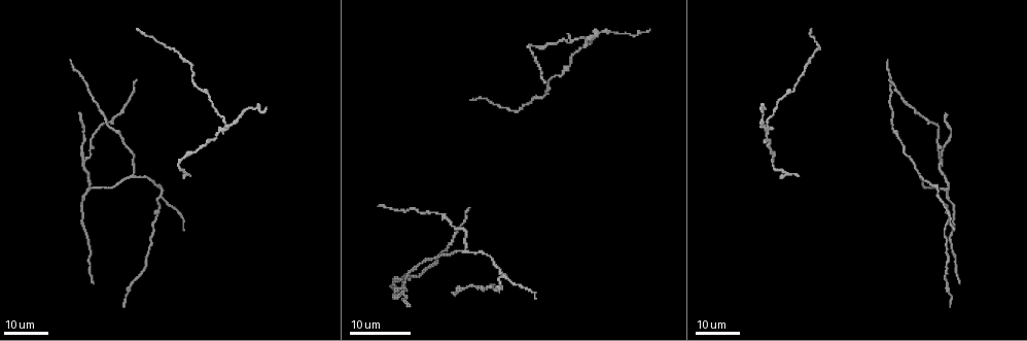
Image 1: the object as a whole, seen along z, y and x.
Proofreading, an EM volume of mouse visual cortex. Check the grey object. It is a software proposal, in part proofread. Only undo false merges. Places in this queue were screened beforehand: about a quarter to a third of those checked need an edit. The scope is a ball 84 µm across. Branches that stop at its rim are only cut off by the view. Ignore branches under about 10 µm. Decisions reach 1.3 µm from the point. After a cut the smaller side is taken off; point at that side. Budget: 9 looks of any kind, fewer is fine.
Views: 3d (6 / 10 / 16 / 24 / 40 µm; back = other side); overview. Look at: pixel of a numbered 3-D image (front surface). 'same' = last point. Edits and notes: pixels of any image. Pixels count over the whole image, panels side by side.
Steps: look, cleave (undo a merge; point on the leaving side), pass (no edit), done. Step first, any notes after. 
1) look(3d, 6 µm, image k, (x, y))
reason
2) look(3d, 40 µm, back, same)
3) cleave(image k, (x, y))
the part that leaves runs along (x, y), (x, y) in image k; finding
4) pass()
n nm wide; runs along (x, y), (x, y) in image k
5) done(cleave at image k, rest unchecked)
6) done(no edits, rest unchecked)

look(3d, 16 µm, image 1, (228, 130))
a fork

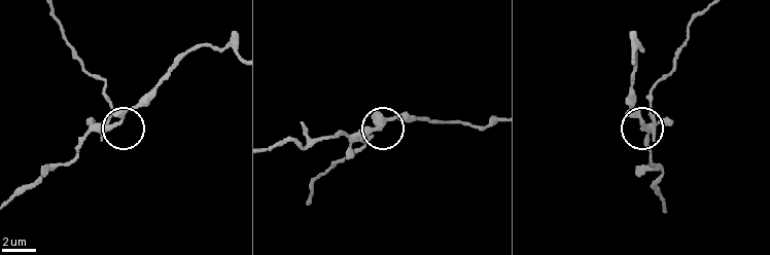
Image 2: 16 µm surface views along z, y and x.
look(3d, 10 µm, image 2, (372, 128))

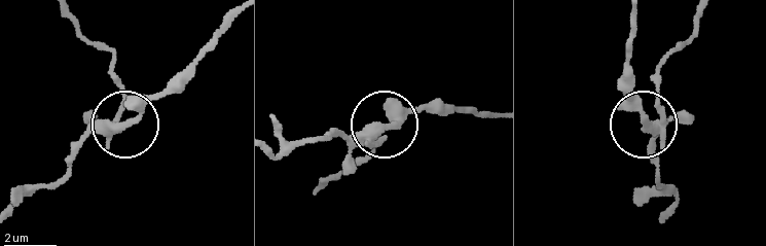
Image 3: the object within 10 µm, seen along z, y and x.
cleave(image 3, (137, 109))
280 nm wide; the part that leaves runs along (656, 125), (656, 175), (673, 197), (668, 210) in image 3; a second neuron is stuck on

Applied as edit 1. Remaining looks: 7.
look(3d, 24 µm, image 1, (948, 190))
branch point

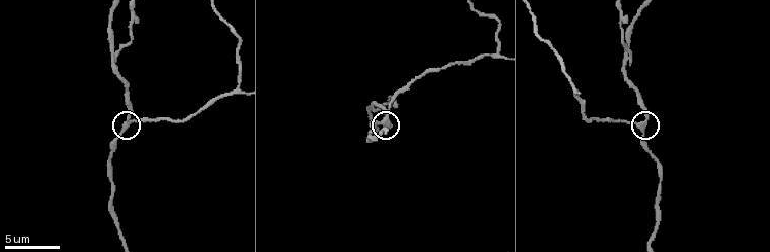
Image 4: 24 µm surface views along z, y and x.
look(3d, 6 µm, image 4, (385, 122))

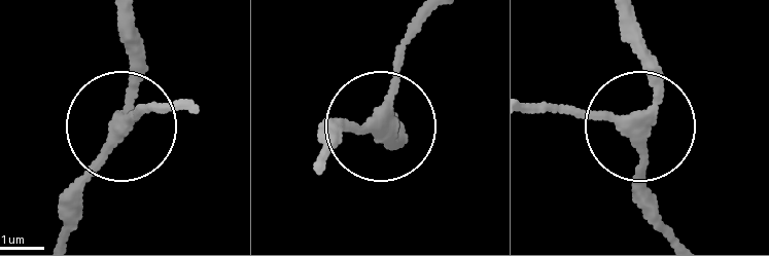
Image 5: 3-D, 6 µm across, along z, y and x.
pass()
280 nm wide; runs along (129, 21), (129, 99), (114, 143), (66, 206) in image 5; continuous, no second neuron

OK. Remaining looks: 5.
look(3d, 16 µm, image 1, (939, 194))
three arms meet

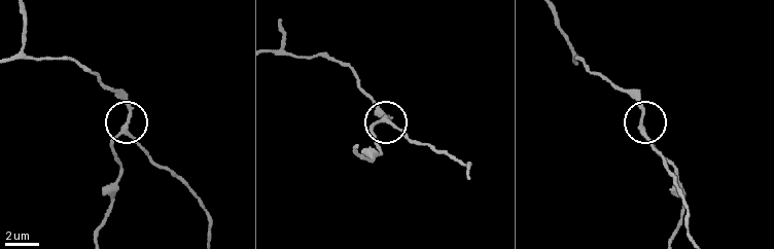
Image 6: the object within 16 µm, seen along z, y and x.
look(3d, 6 µm, image 6, (643, 117))
closer look

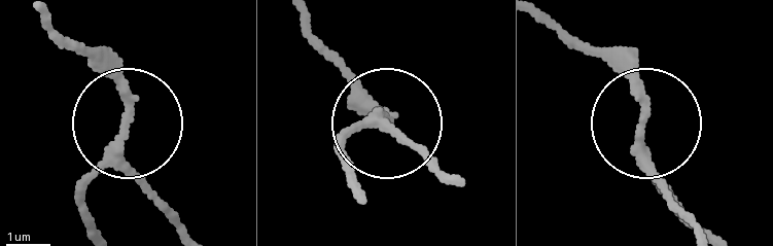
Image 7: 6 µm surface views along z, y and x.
pass()
runs along (45, 15), (108, 78), (127, 122), (123, 145), (78, 197) in image 7; all the same neuron

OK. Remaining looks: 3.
look(3d, 10 µm, image 4, (111, 51))
looks like a crossing

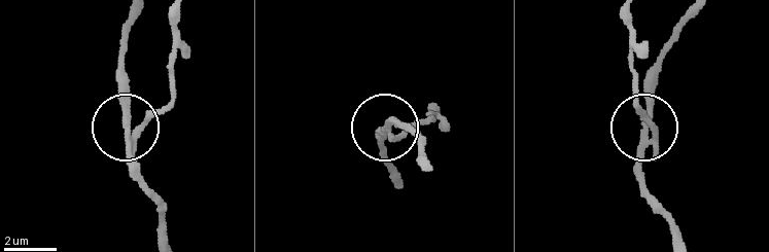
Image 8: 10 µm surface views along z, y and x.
cleave(image 8, (152, 110))
240 nm wide; the part that leaves runs along (133, 139), (171, 95), (171, 15) in image 8; two neurons meet here

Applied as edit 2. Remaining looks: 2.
look(3d, 10 µm, image 4, (240, 91))
three arms meet

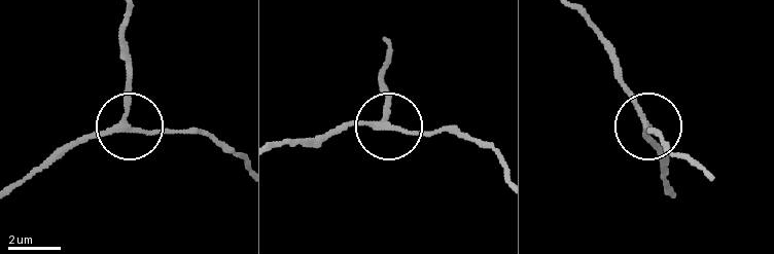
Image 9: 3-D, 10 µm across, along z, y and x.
pass()
3 arms; continuous, no second neuron

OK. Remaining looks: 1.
done(cleave at image 3, cleave at image 8, rest unchecked)

